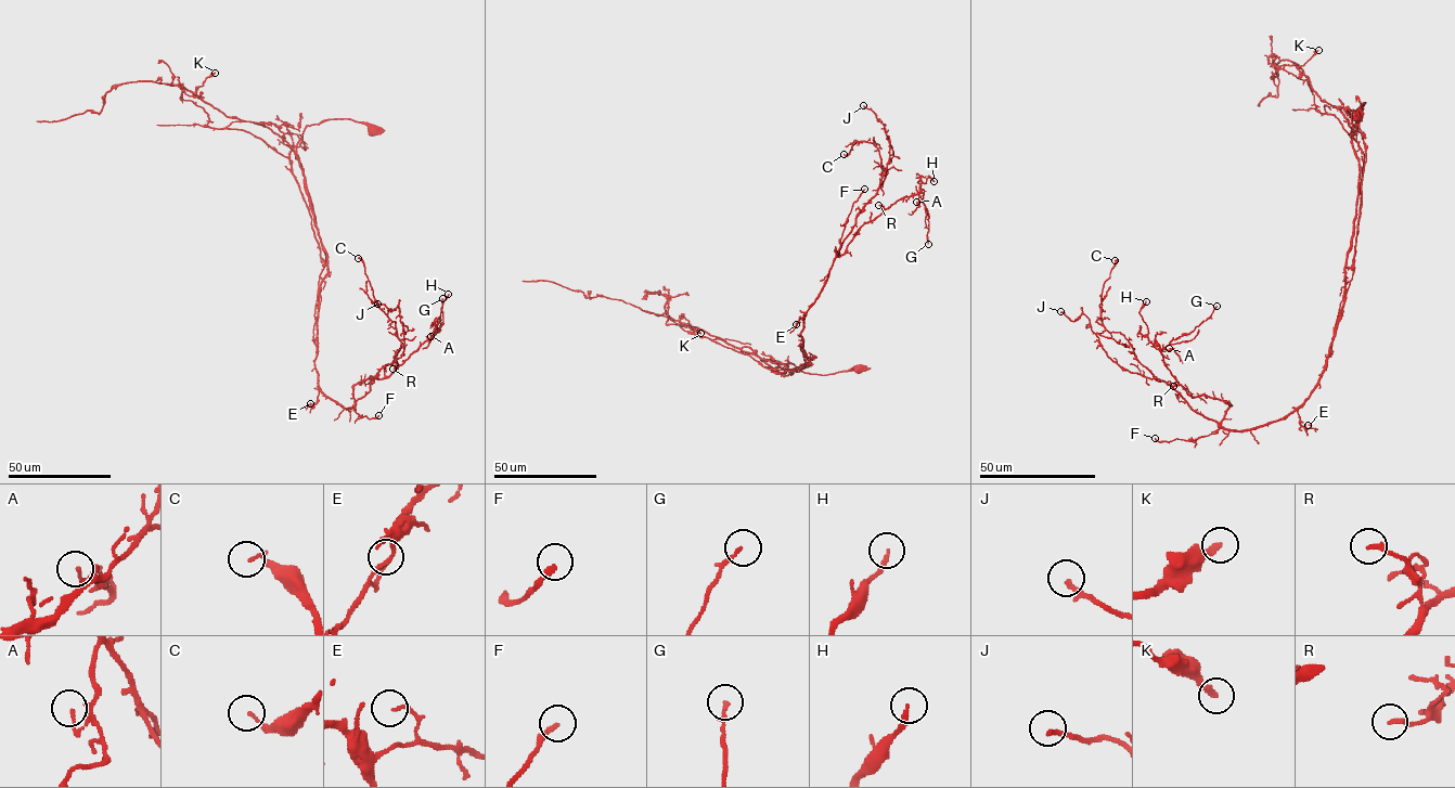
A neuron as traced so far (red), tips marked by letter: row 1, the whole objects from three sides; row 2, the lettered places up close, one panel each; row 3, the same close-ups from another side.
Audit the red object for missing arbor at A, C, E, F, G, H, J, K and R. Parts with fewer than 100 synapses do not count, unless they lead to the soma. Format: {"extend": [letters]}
{"extend": []}

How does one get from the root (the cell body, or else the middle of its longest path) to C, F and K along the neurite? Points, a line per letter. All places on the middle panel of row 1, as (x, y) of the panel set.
C: (860, 370), (819, 375), (782, 363), (813, 357), (802, 350), (805, 313), (887, 175), (872, 143), (844, 154)
F: (860, 370), (819, 375), (782, 363), (792, 370), (813, 357), (802, 350), (805, 313), (864, 189)
K: (860, 370), (813, 374), (788, 362), (775, 371), (748, 347), (733, 347), (683, 324), (682, 317), (700, 333)

